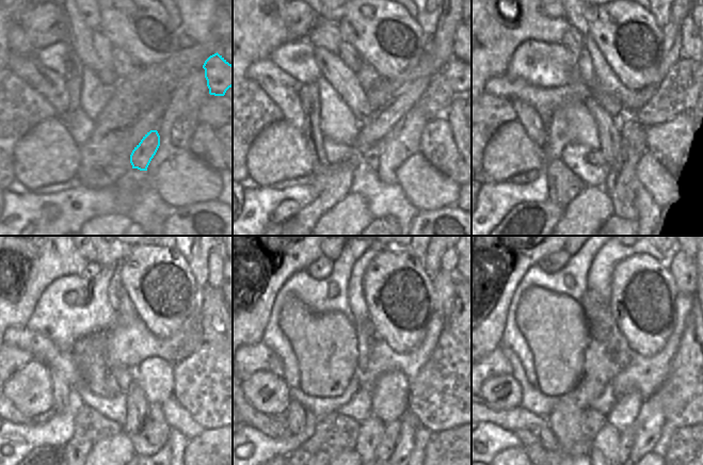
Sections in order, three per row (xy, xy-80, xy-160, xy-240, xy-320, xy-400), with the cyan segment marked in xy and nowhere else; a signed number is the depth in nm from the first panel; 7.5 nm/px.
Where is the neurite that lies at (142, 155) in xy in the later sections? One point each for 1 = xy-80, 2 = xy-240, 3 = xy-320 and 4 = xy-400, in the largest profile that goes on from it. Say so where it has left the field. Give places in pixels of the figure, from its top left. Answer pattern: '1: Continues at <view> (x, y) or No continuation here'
1: Continues at xy-80 (370, 157)
2: Continues at xy-240 (90, 353)
3: Continues at xy-320 (325, 346)
4: Continues at xy-400 (554, 325)

